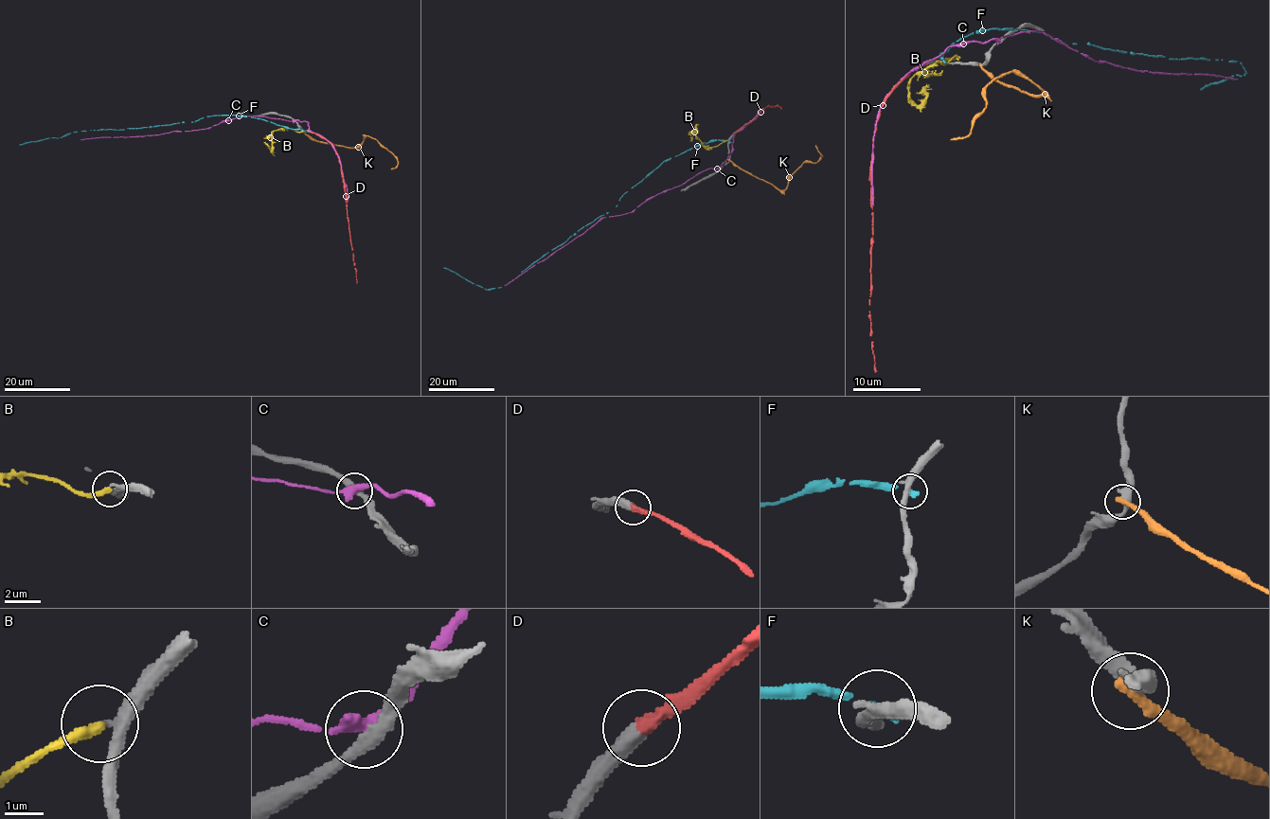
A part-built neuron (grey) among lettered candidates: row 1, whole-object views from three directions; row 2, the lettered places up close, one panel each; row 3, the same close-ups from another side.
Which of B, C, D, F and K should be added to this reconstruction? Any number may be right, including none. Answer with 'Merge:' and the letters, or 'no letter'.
Merge: D

